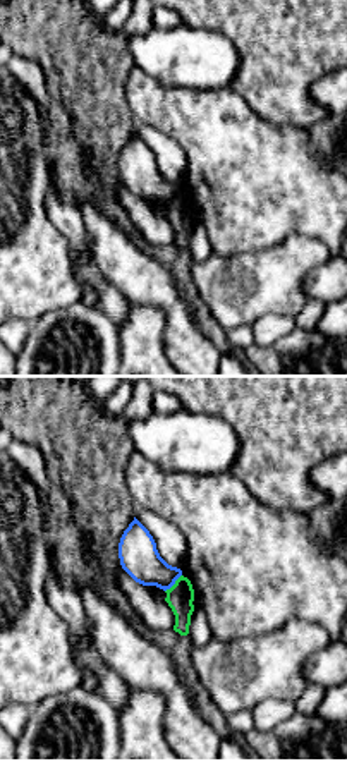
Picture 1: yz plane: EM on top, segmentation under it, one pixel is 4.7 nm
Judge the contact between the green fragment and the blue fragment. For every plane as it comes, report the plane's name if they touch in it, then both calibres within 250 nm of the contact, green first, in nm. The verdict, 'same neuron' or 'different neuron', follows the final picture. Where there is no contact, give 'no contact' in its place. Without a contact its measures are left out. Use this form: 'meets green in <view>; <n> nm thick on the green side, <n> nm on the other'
meets green in yz; 120 nm thick on the green side, 180 nm on the other

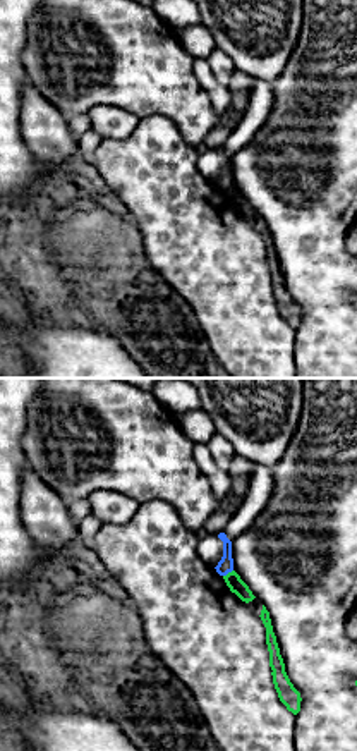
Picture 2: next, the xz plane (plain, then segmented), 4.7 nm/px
meets green in xz; 70 nm thick on the green side, 70 nm on the other

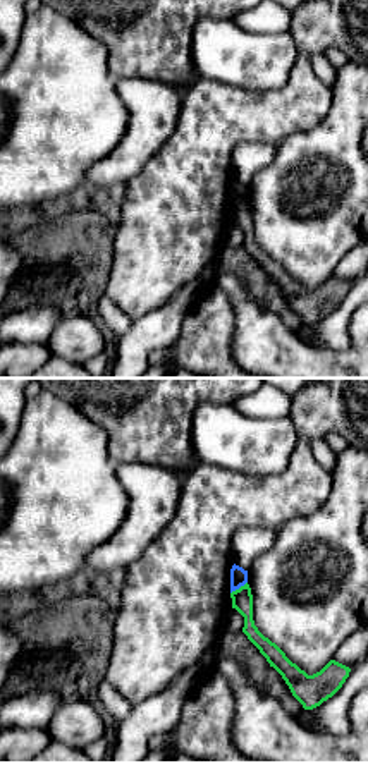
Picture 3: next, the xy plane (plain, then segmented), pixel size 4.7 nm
meets green in xy; 100 nm thick on the green side, 80 nm on the other

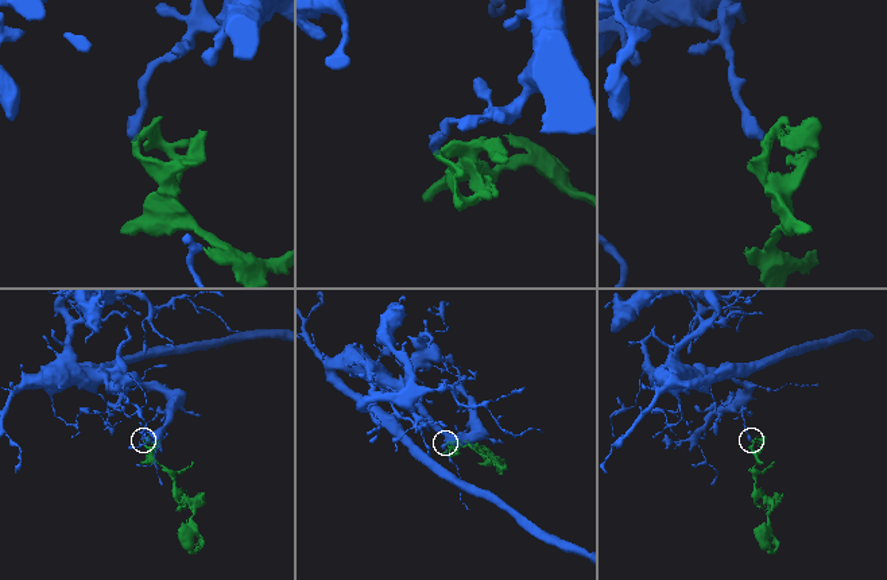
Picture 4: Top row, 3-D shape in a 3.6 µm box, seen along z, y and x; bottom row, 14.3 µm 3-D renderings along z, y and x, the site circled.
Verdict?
different neuron

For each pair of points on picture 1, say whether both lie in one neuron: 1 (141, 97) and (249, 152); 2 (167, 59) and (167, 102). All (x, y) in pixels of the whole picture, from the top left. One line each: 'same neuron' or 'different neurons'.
1: same neuron
2: different neurons

